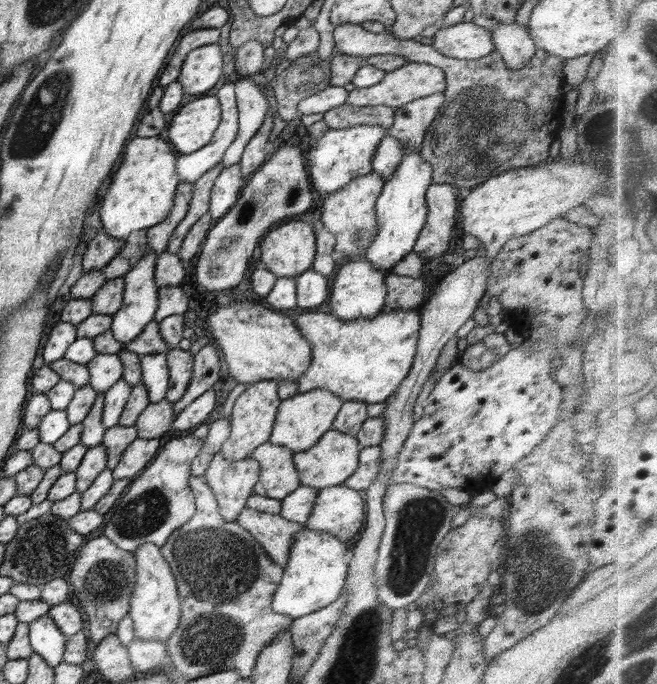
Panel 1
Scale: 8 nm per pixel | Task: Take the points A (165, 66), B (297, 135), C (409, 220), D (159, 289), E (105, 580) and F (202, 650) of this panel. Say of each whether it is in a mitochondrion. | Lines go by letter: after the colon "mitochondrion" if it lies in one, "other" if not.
A: other
B: other
C: other
D: other
E: mitochondrion
F: mitochondrion

